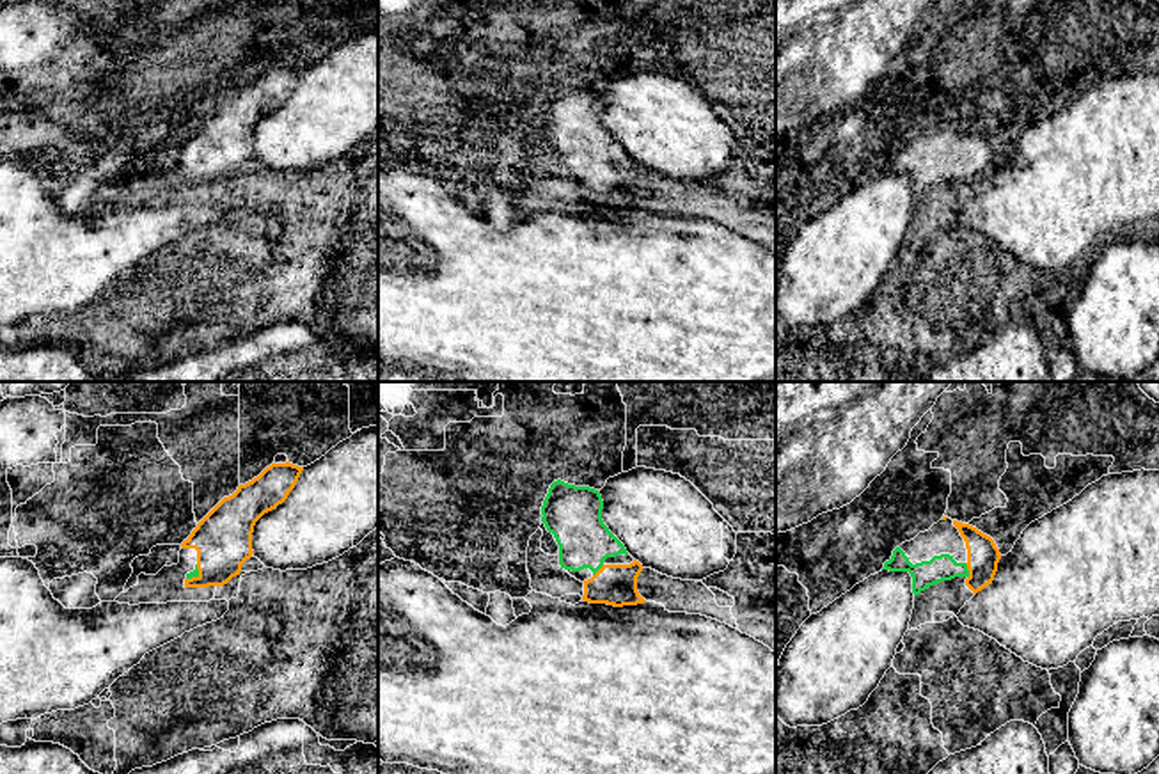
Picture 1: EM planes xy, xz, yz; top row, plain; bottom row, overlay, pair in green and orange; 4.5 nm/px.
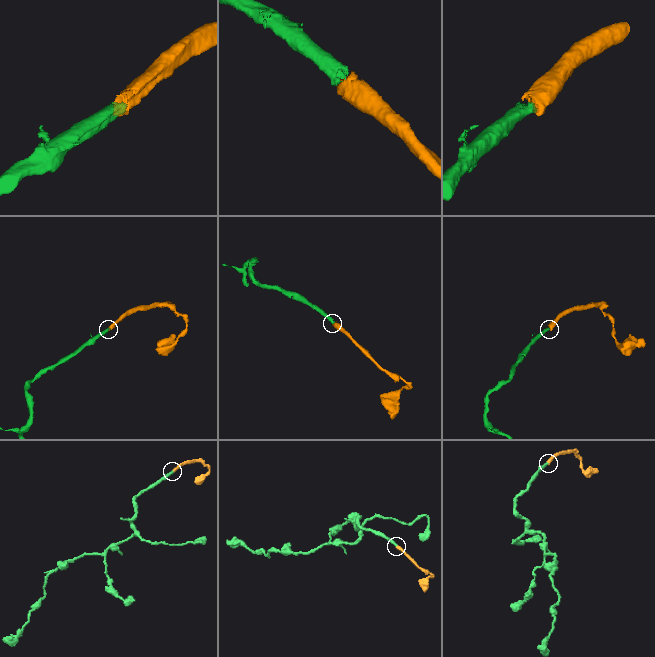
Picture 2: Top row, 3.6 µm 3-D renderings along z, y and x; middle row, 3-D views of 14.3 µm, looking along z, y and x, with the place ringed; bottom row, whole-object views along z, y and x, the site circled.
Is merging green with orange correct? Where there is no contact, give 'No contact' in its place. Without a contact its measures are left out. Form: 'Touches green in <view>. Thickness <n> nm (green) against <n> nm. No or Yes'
Touches green in yz. Thickness 120 nm (green) against 140 nm. Yes

